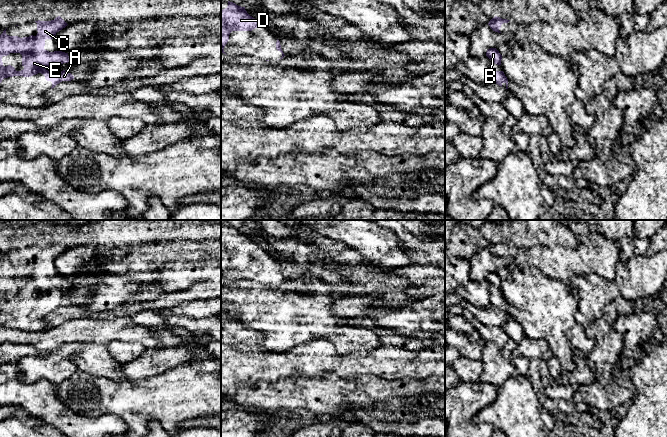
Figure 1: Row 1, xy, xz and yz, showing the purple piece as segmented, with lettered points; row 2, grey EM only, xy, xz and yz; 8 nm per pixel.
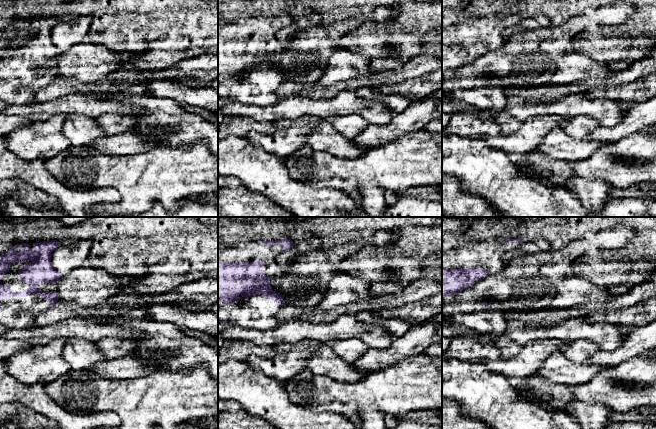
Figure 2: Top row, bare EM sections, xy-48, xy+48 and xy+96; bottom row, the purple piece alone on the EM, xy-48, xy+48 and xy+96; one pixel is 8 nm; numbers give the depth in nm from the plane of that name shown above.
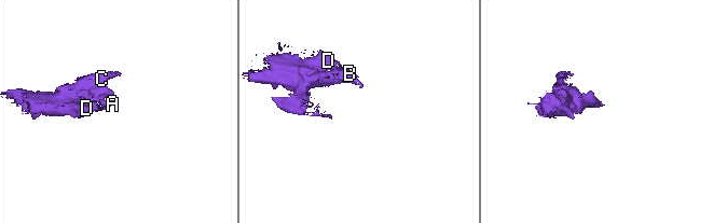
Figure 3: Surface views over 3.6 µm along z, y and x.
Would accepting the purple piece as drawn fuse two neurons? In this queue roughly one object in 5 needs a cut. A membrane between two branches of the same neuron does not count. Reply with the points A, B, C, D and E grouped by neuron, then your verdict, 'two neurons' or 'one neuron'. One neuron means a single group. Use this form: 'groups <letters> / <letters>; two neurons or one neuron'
groups A B C D E; one neuron

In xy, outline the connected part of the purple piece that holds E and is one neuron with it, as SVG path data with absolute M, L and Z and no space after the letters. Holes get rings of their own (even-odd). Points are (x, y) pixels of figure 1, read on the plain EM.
M56 241L51 245L35 245L37 247L37 259L20 262L18 260L9 260L6 258L6 253L0 259L0 307L4 302L13 301L13 300L23 300L31 301L38 297L41 297L45 300L47 305L52 306L52 312L62 305L71 305L74 303L74 300L63 294L63 295L48 295L47 292L52 289L59 289L69 286L68 277L57 274L54 276L49 276L44 273L46 263L54 263L57 256L65 252L68 248L60 241ZM10 277L20 277L22 279L22 290L24 291L21 295L16 295L15 292L11 289L4 290L2 286L2 281L7 280Z

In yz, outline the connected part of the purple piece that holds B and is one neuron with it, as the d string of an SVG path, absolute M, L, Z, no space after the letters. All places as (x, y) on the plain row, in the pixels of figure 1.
M490 272L486 276L486 280L497 289L501 289L502 279L496 272Z

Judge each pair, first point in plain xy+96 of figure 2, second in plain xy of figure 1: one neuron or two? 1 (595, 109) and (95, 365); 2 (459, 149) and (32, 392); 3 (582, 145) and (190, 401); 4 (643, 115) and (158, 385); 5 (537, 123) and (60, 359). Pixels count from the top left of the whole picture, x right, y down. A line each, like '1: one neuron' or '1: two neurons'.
1: two neurons
2: one neuron
3: two neurons
4: two neurons
5: one neuron

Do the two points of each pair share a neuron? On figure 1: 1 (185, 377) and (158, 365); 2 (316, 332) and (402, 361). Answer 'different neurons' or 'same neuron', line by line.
1: different neurons
2: different neurons

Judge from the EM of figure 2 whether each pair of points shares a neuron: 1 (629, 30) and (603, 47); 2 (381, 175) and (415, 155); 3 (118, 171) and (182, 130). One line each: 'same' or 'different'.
1: same
2: same
3: different

